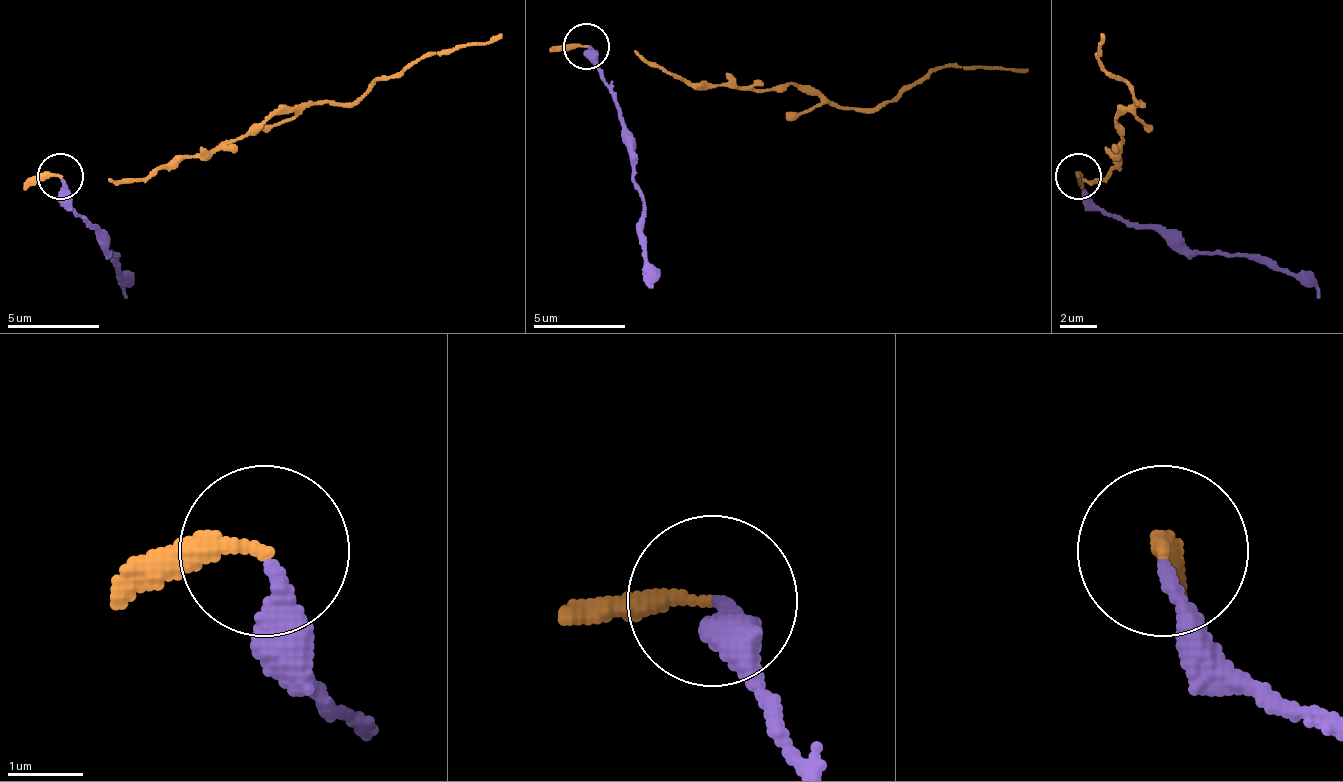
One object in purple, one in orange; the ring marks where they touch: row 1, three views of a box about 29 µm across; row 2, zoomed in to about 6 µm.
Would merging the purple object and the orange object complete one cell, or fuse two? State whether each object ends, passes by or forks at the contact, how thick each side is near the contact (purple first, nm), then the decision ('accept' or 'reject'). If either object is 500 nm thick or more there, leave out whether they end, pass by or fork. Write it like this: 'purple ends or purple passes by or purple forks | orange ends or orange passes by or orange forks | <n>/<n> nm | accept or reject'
purple ends | orange ends | 240/240 nm | reject

